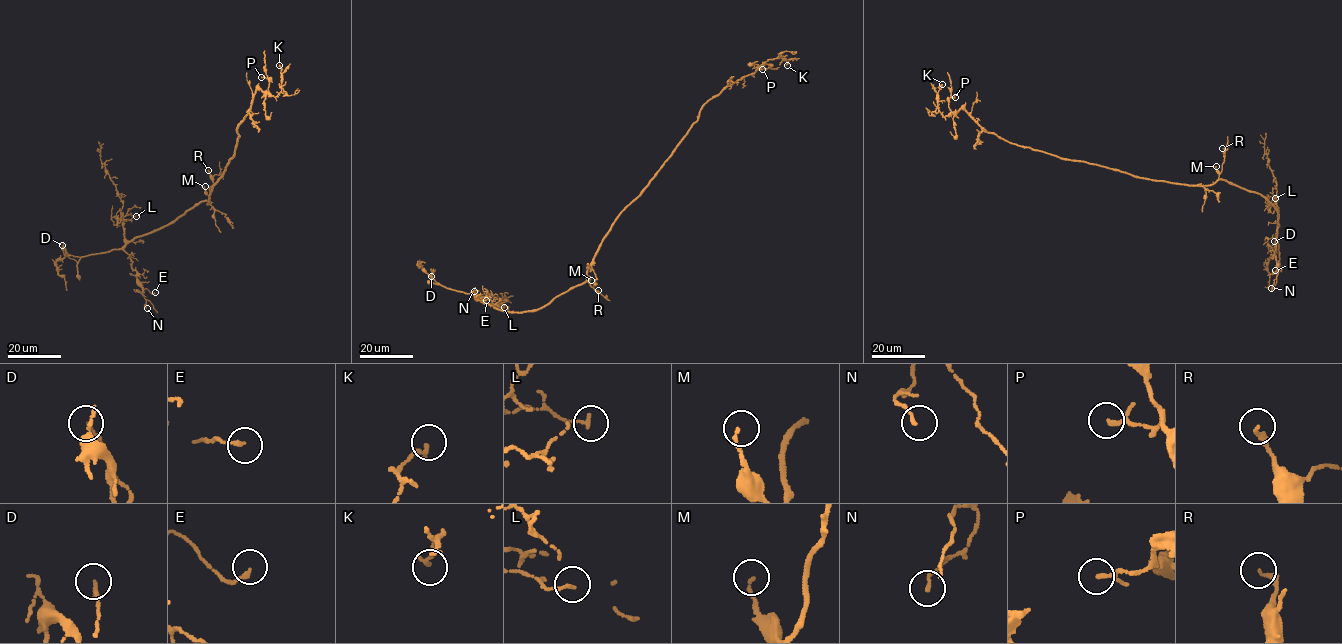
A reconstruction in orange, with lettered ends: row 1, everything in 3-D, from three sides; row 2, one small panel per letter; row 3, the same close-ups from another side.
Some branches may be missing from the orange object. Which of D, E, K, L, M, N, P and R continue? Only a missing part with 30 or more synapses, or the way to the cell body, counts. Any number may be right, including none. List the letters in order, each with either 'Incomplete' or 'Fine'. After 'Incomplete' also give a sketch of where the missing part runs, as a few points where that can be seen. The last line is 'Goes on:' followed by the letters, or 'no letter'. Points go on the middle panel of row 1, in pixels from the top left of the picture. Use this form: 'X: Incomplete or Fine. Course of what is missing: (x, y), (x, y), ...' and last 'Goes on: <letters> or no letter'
D: Incomplete. Course of what is missing: (431, 276), (421, 274), (463, 300)
E: Fine
K: Fine
L: Fine
M: Fine
N: Fine
P: Fine
R: Fine
Goes on: D

